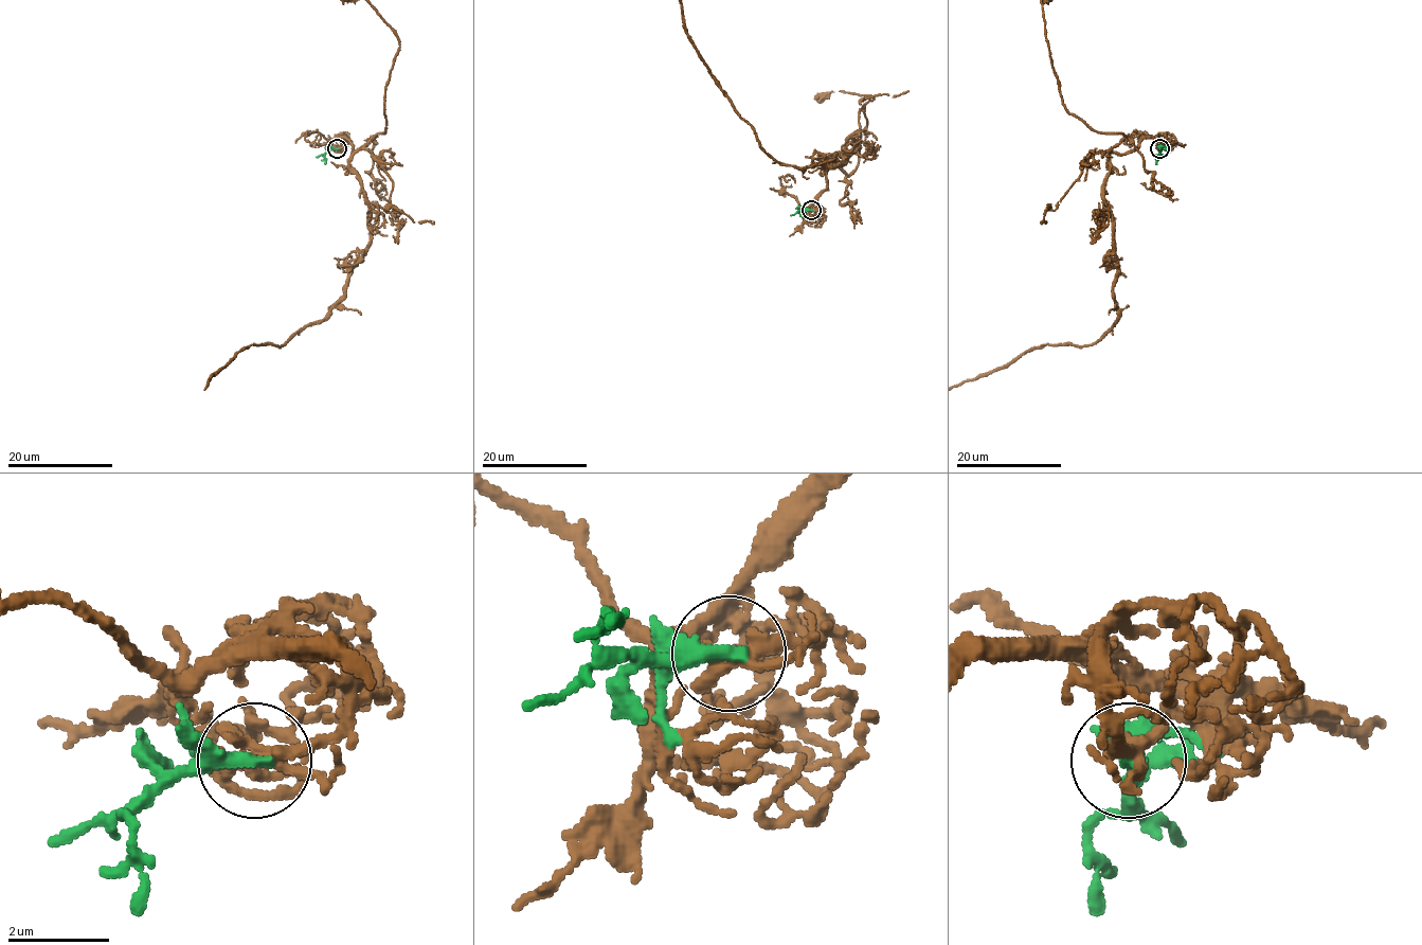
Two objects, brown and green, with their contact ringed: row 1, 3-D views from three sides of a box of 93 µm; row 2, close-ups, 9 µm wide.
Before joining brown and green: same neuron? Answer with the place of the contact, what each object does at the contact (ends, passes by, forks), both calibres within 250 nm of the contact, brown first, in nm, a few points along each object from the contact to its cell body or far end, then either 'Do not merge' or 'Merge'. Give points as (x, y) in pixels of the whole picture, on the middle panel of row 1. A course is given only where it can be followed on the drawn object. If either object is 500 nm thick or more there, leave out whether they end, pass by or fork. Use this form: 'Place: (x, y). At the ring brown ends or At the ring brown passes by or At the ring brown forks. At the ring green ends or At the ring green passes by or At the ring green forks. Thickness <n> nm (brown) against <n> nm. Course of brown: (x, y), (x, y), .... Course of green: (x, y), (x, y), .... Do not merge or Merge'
Place: (811, 210). At the ring brown passes by. At the ring green passes by. Thickness 280 nm (brown) against 240 nm. Course of brown: (811, 210), (827, 165), (848, 175), (858, 164), (859, 116), (874, 99), (821, 97). Course of green: (811, 210), (798, 208). Do not merge

